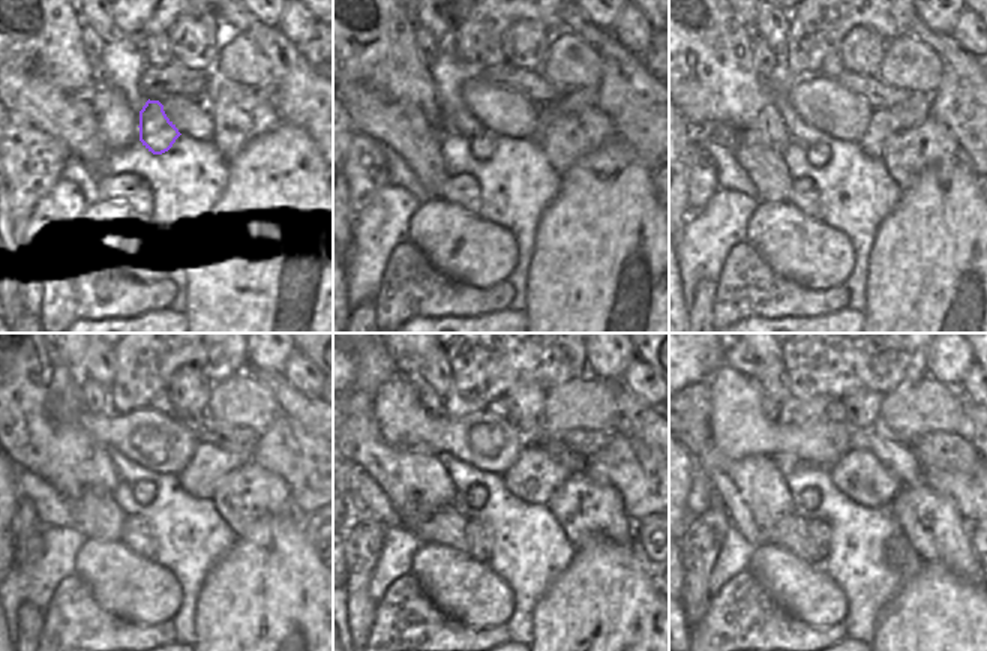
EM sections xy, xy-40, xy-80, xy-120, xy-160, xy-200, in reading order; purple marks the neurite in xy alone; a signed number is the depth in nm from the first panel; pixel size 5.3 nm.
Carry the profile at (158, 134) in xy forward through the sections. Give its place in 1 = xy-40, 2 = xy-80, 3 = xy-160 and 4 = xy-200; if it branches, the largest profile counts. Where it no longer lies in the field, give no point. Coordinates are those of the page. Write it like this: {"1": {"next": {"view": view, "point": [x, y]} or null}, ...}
{"1": {"next": {"view": "xy-40", "point": [482, 147]}}, "2": {"next": {"view": "xy-80", "point": [818, 153]}}, "3": {"next": {"view": "xy-160", "point": [476, 497]}}, "4": {"next": {"view": "xy-200", "point": [809, 500]}}}

